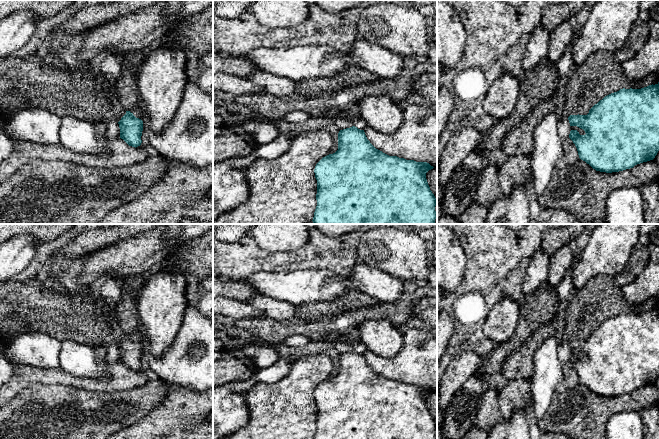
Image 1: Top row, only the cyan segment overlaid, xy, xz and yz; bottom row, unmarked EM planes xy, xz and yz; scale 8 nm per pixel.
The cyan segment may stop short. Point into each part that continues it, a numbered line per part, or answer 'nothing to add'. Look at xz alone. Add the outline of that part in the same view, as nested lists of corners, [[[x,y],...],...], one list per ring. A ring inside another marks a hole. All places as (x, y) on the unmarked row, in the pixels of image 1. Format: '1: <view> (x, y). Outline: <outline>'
nothing to add

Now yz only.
nothing to add

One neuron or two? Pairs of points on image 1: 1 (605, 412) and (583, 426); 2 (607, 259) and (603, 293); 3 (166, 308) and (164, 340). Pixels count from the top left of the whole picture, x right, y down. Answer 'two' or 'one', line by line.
1: one
2: two
3: one

